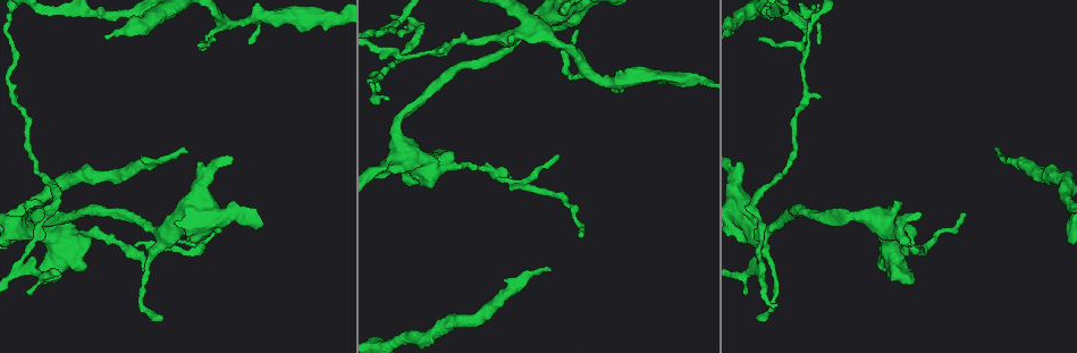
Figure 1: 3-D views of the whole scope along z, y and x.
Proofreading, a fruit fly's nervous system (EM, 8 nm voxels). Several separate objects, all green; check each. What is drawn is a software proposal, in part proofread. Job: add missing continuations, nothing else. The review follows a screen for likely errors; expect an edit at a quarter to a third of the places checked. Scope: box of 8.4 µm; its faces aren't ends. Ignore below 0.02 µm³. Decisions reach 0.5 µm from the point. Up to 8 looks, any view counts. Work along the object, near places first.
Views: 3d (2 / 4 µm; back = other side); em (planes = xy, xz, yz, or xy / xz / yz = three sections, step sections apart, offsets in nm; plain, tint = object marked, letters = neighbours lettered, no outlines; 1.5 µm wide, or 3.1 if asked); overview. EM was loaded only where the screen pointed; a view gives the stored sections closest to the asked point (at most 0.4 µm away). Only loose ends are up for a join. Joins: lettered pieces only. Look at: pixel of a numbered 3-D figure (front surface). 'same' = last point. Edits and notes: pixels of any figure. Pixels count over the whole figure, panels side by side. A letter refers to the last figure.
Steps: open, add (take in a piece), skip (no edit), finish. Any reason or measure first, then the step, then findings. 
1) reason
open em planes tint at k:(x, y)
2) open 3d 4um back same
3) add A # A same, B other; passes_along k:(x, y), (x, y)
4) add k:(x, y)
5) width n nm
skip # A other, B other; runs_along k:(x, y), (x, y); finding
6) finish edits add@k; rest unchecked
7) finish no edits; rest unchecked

free end
open em planes letters at 1:(160, 321)

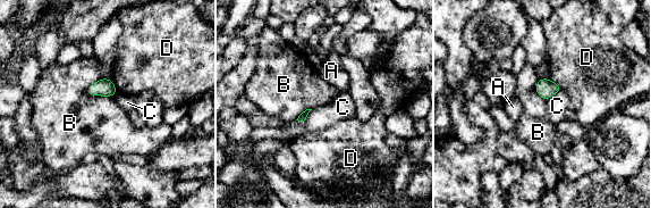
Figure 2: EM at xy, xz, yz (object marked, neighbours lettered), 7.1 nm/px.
longest_contact B 200 nm
skip # A other, B other, C other, D other; border 2:(86, 89), (90, 94), (113, 97); no lettered piece goes on from it

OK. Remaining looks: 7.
an open end
open 3d 2um at 1:(187, 150)

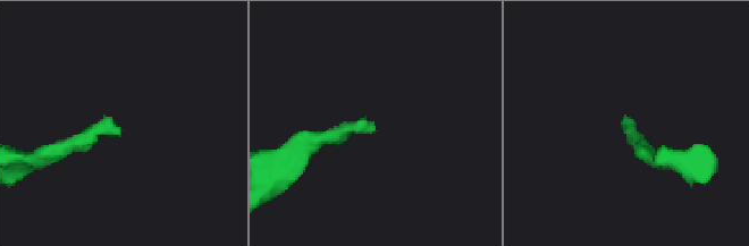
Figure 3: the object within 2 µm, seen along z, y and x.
open em xz step 8 tint at 3:(628, 134)

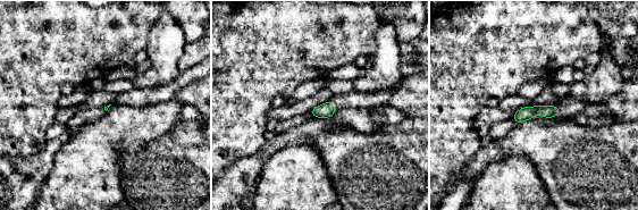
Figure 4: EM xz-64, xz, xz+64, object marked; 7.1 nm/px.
open em planes letters same

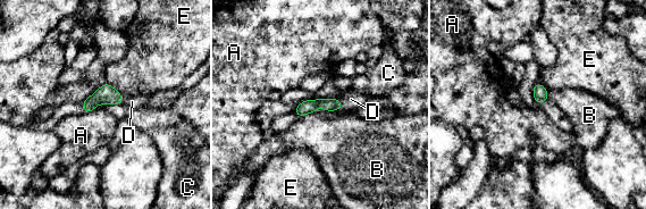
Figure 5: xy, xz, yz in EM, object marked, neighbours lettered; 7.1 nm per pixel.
longest_contact B 120 nm
add D # A other, B other, C other, D same, E other; the cell continues

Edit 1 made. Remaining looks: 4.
open overview

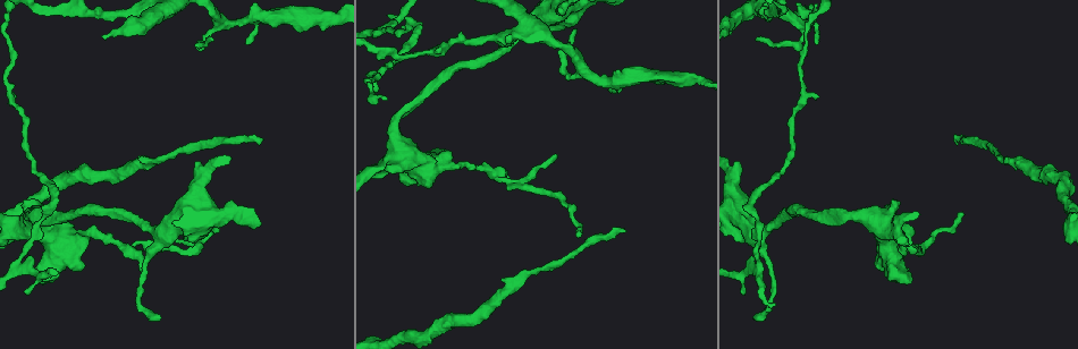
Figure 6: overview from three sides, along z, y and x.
tapers out
open em planes plain at 6:(576, 30)

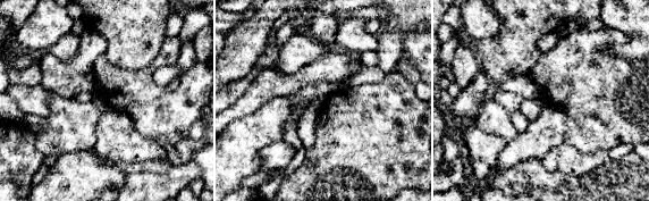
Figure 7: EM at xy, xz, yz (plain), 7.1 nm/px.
open em planes letters same

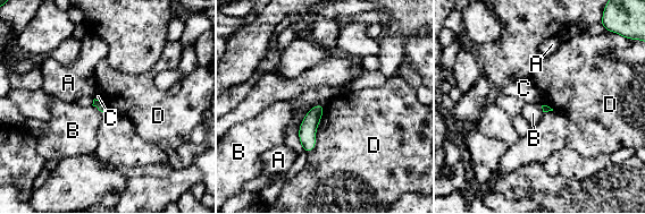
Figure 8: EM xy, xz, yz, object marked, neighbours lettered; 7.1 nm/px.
skip # A other, B other, C other, D other; border 8:(324, 104), (316, 145), (308, 154); none of them fits

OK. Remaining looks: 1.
finish edits add@5; rest unchecked

